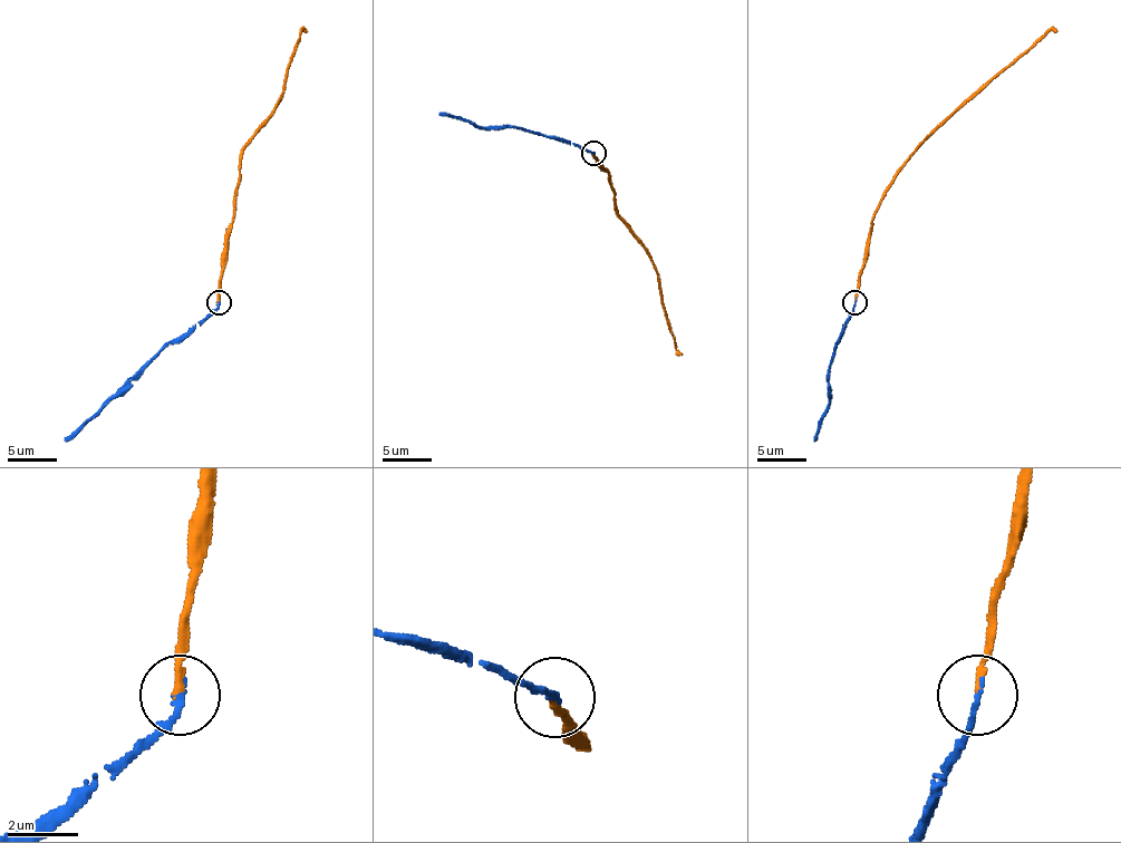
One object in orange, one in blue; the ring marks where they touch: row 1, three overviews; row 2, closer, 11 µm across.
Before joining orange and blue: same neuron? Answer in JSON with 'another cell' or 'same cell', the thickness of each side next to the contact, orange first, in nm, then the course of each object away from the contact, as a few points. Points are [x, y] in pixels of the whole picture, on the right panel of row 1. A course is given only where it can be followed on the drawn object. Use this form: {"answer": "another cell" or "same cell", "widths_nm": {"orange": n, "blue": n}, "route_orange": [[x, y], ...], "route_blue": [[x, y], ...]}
{"answer": "same cell", "widths_nm": {"orange": 190, "blue": 160}, "route_orange": [[854, 302], [871, 216], [896, 170], [977, 94], [1046, 35], [1056, 31]], "route_blue": [[854, 302], [827, 371], [830, 408], [822, 416], [814, 441]]}

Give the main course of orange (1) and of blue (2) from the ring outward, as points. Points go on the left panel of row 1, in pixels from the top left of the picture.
1: (218, 302), (240, 170), (240, 149), (264, 125), (284, 94), (287, 66), (299, 35), (307, 31)
2: (218, 302), (193, 327), (161, 347), (65, 441)

